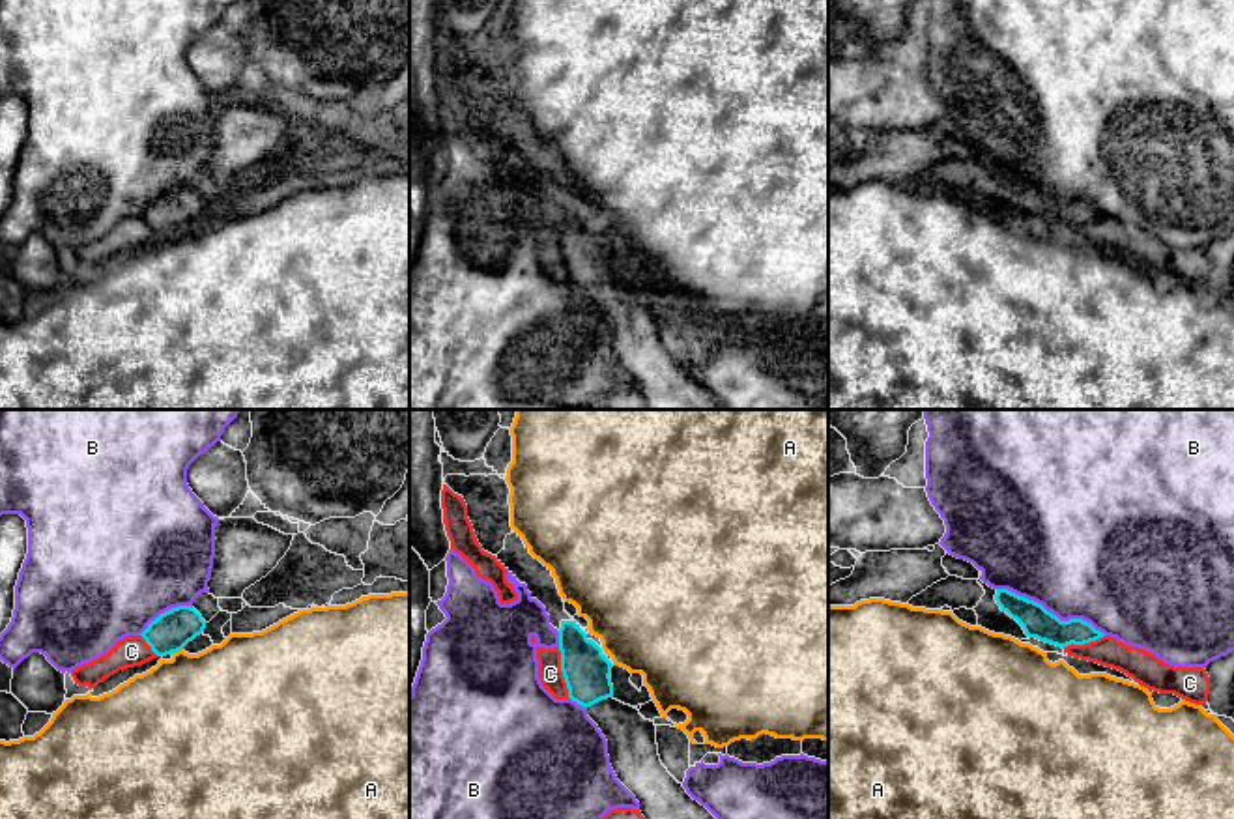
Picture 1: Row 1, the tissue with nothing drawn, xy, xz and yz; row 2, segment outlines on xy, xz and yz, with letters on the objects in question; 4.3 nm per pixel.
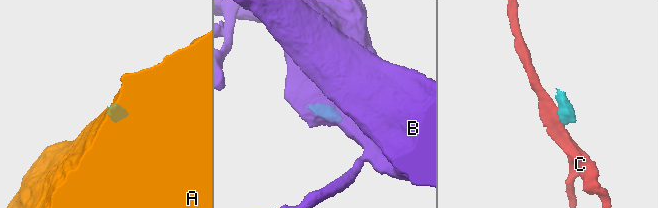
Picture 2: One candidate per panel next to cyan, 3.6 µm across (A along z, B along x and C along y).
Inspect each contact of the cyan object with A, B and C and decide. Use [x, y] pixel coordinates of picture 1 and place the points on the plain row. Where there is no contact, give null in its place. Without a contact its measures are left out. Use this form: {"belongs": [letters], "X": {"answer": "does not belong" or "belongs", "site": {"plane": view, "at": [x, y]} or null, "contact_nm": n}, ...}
{"belongs": [], "A": {"answer": "does not belong", "site": {"plane": "xy", "at": [176, 232]}, "contact_nm": 60}, "B": {"answer": "does not belong", "site": {"plane": "yz", "at": [1049, 193]}, "contact_nm": 500}, "C": {"answer": "does not belong", "site": {"plane": "xz", "at": [561, 251]}, "contact_nm": 220}}

